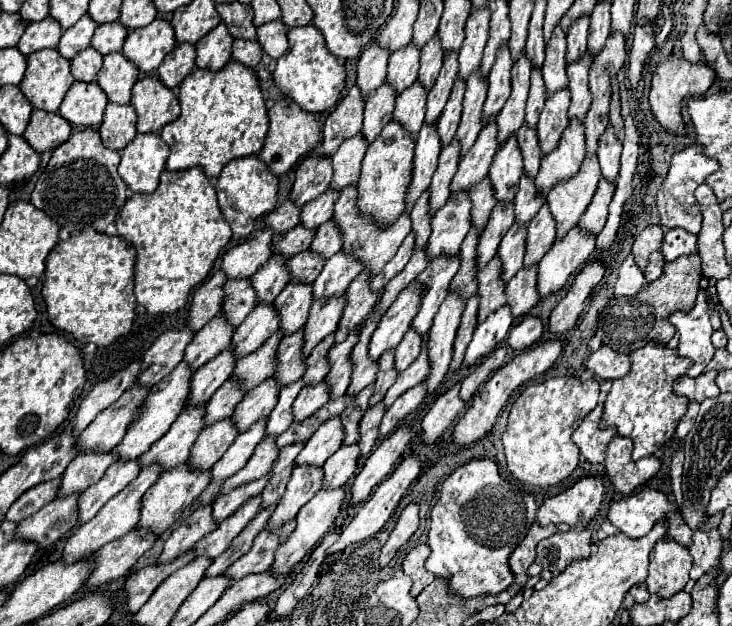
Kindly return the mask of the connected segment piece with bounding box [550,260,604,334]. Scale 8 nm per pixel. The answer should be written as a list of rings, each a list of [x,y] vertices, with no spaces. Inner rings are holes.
[[[600,260],[588,262],[582,272],[574,278],[568,294],[558,302],[558,306],[550,314],[550,332],[552,334],[566,334],[586,308],[594,288],[600,284],[604,276],[604,264]]]

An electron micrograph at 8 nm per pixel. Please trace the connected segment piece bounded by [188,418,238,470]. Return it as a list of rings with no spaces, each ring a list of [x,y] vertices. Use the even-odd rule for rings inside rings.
[[[226,418],[218,424],[210,424],[210,428],[204,428],[200,432],[188,464],[198,470],[212,468],[216,460],[224,456],[224,452],[230,448],[236,436],[238,436],[238,430],[236,430],[236,424],[232,424],[232,418]]]

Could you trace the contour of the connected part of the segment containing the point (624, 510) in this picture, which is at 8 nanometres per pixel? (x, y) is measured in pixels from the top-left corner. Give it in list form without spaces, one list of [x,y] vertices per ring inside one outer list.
[[[644,488],[640,492],[634,492],[630,494],[628,498],[622,498],[618,502],[614,502],[608,510],[608,520],[622,532],[626,534],[628,538],[642,538],[646,536],[656,522],[666,522],[666,540],[674,540],[682,546],[690,546],[690,538],[692,538],[692,530],[686,528],[686,522],[682,520],[682,512],[676,510],[676,506],[658,490],[652,490],[652,488]]]

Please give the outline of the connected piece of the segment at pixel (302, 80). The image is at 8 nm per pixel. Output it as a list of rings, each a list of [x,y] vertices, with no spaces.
[[[312,24],[290,28],[288,42],[288,52],[276,60],[276,68],[272,72],[276,86],[284,96],[294,100],[306,112],[332,110],[340,98],[340,92],[344,90],[344,66],[326,50],[322,32]]]

